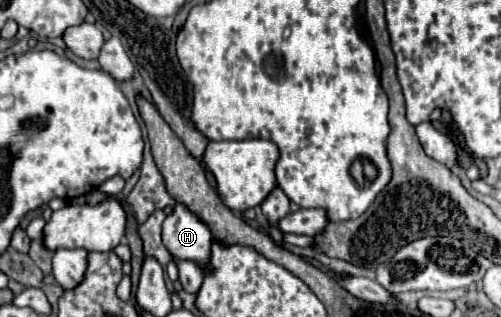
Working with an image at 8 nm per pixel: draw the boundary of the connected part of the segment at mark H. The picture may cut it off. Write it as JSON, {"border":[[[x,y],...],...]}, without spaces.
{"border":[[[176,202],[172,214],[166,216],[162,224],[162,242],[172,256],[204,264],[204,260],[208,260],[212,234],[194,212]]]}

